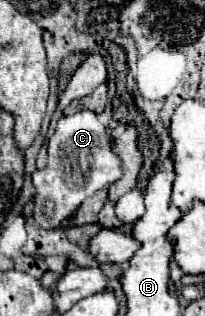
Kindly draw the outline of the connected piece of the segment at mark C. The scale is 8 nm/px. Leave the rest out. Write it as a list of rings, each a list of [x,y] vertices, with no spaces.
[[[79,111],[61,117],[49,139],[47,167],[33,173],[33,185],[37,189],[33,221],[43,229],[57,229],[59,223],[71,217],[89,195],[115,183],[121,175],[123,161],[115,153],[115,143],[109,139],[107,125],[99,121],[97,113]]]

